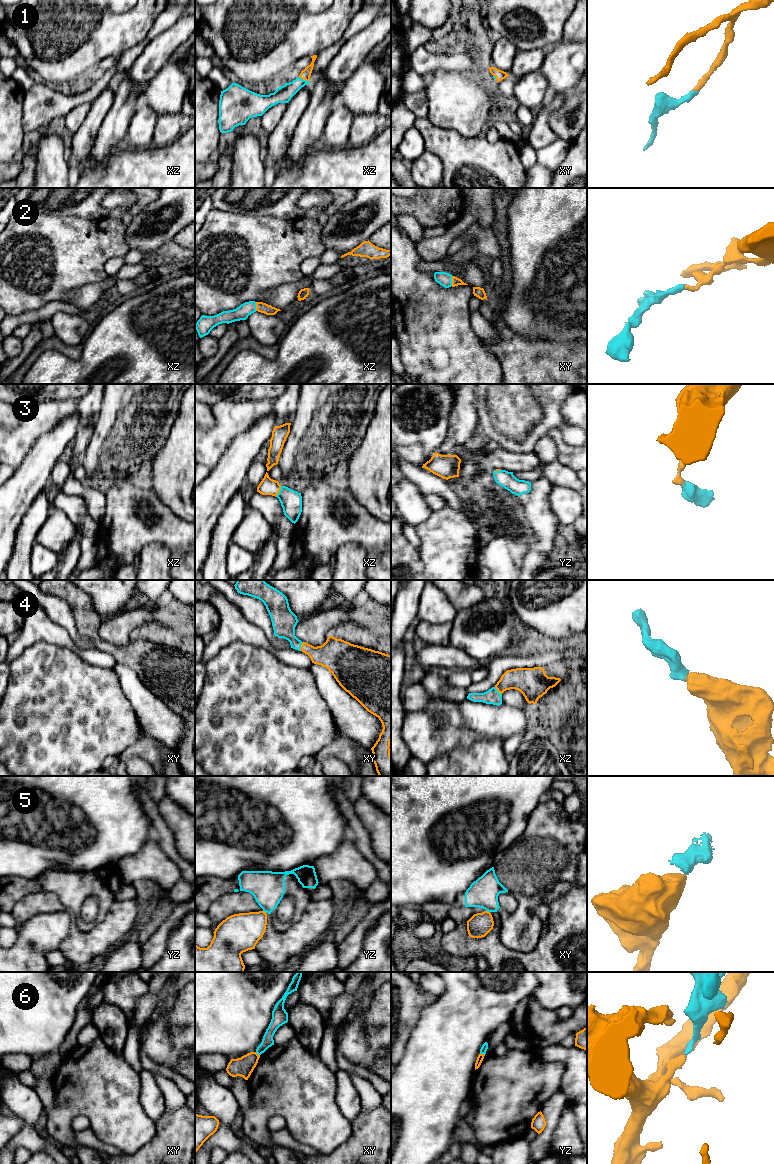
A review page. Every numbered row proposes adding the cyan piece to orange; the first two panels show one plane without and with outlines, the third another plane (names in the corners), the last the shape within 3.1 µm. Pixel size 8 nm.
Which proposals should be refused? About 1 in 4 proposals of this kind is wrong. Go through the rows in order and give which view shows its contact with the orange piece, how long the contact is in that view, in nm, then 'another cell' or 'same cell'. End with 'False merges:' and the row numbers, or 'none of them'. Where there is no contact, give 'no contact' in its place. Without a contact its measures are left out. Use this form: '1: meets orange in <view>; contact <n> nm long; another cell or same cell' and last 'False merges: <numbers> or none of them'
1: meets orange in xz; contact 100 nm long; same cell
2: meets orange in xy; contact 80 nm long; same cell
3: meets orange in xz; contact 100 nm long; same cell
4: meets orange in xy; contact 70 nm long; same cell
5: meets orange in xy; contact 40 nm long; another cell
6: meets orange in yz; contact 50 nm long; another cell
False merges: 5, 6

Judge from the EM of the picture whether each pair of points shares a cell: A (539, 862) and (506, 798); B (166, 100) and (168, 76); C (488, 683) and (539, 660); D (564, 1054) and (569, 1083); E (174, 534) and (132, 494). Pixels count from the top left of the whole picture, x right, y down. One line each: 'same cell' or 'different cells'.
A: different cells
B: same cell
C: same cell
D: same cell
E: same cell

